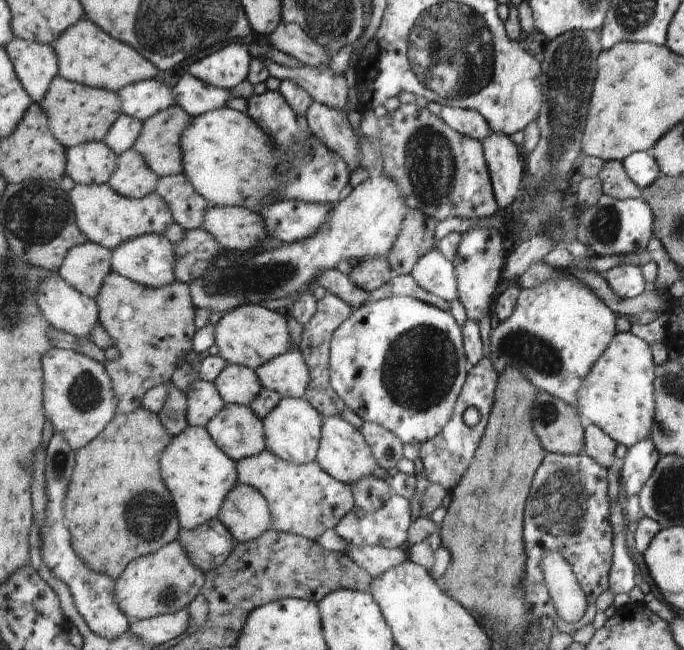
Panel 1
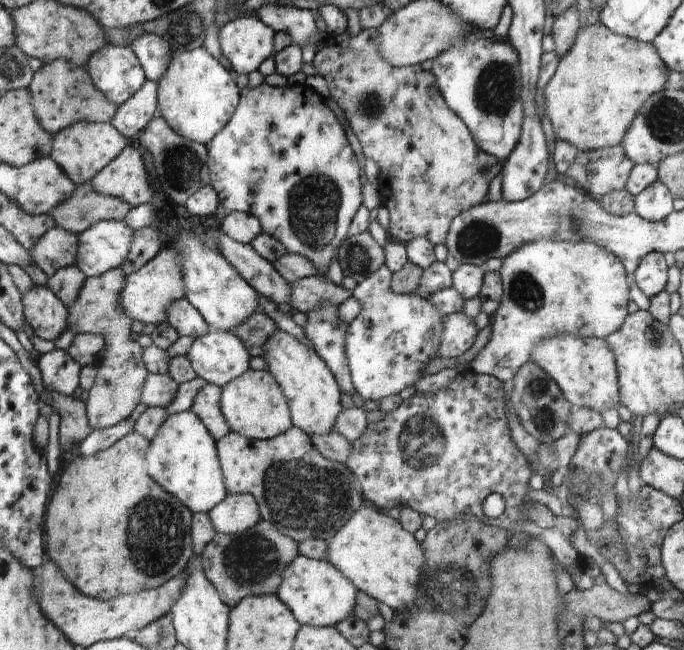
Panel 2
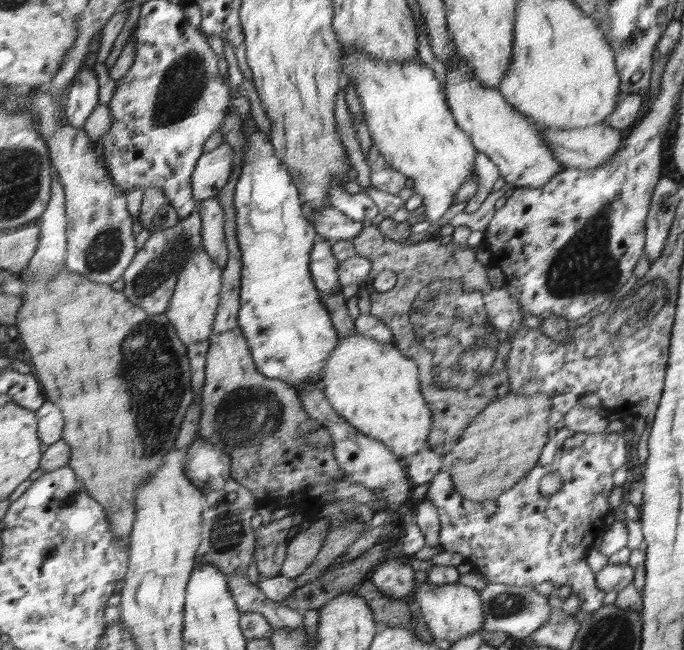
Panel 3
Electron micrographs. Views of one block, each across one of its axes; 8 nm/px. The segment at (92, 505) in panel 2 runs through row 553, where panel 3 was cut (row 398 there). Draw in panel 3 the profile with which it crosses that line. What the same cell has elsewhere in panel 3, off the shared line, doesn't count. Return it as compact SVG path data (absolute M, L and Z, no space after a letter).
M62 268L52 280L48 282L40 282L40 280L23 280L24 281L24 308L20 310L18 316L19 332L23 338L24 346L28 350L28 354L32 356L31 365L36 376L40 376L40 380L44 380L44 392L47 400L54 402L57 408L62 410L64 418L64 432L62 432L62 440L70 446L70 460L68 466L76 468L76 476L80 476L80 481L84 480L84 489L87 490L88 496L92 496L94 500L99 501L107 512L107 520L111 522L112 536L116 536L120 542L124 542L124 546L131 542L130 536L132 528L136 521L136 495L137 491L149 479L152 479L154 472L164 464L164 456L168 454L170 448L174 448L176 438L180 433L180 427L184 424L185 417L189 412L195 400L193 393L193 385L191 384L193 373L191 372L190 357L188 356L187 346L180 340L178 333L175 331L175 325L170 321L166 314L148 314L144 309L138 308L128 300L122 291L114 290L111 285L96 284L92 280L88 280L82 274L76 272L68 272L66 268Z

